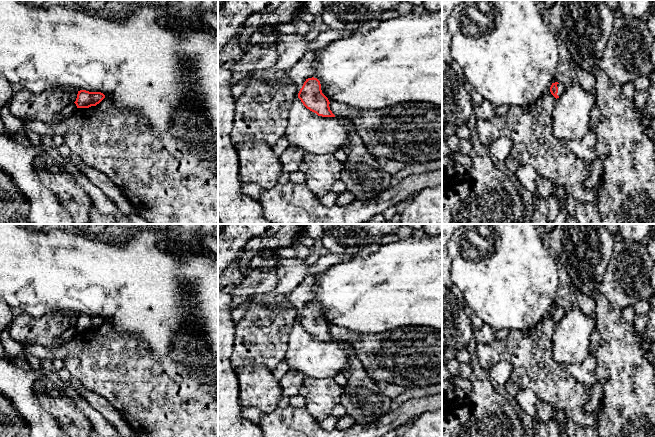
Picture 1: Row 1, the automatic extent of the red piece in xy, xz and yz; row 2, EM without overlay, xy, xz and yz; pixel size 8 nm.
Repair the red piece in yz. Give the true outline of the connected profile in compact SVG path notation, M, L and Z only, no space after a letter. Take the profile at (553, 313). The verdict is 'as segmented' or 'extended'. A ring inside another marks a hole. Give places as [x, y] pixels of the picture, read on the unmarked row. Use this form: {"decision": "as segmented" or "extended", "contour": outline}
{"decision": "extended", "contour": "M558 306L552 307L550 311L550 316L556 323L559 322L564 317L564 315L565 309Z"}

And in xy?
{"decision": "as segmented", "contour": "M86 314L78 315L76 325L74 326L77 332L89 332L99 328L105 319L101 316L89 316Z"}

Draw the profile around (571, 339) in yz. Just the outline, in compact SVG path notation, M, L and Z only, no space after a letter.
M579 306L566 308L564 317L555 324L553 331L553 360L566 366L583 361L590 354L591 334L595 328L595 320L584 314Z

